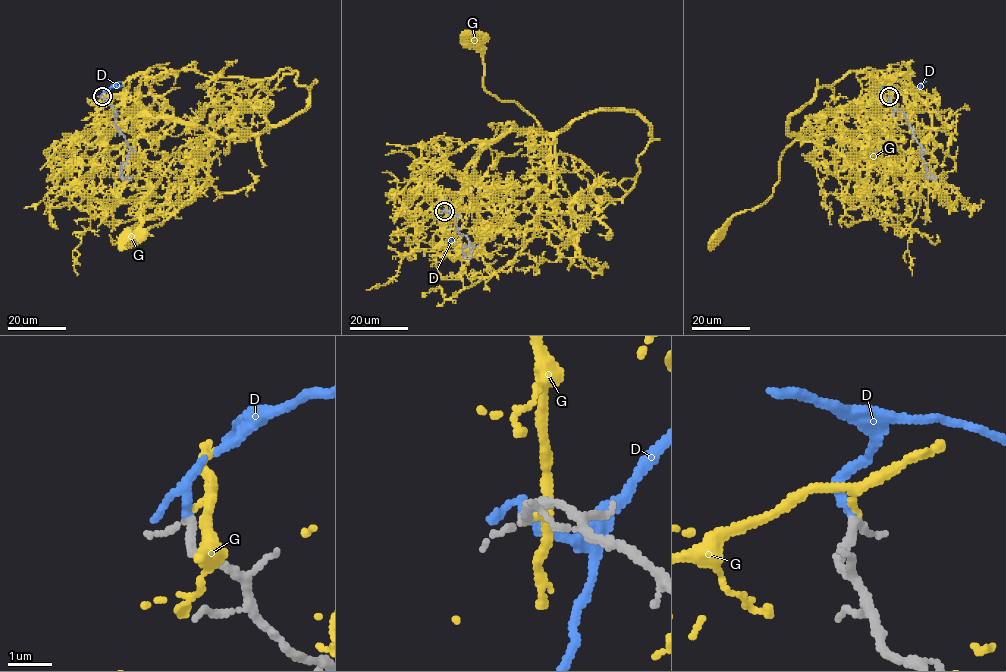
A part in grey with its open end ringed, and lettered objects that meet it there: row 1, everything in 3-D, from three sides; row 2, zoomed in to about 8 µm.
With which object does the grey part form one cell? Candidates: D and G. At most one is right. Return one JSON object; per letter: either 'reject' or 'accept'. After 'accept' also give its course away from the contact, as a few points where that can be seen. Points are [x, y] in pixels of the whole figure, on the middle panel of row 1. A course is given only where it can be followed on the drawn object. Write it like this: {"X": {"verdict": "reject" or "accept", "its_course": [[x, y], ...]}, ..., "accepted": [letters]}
{"D": {"verdict": "accept", "its_course": [[444, 210], [448, 213], [448, 238], [463, 248]]}, "G": {"verdict": "reject"}, "accepted": ["D"]}

